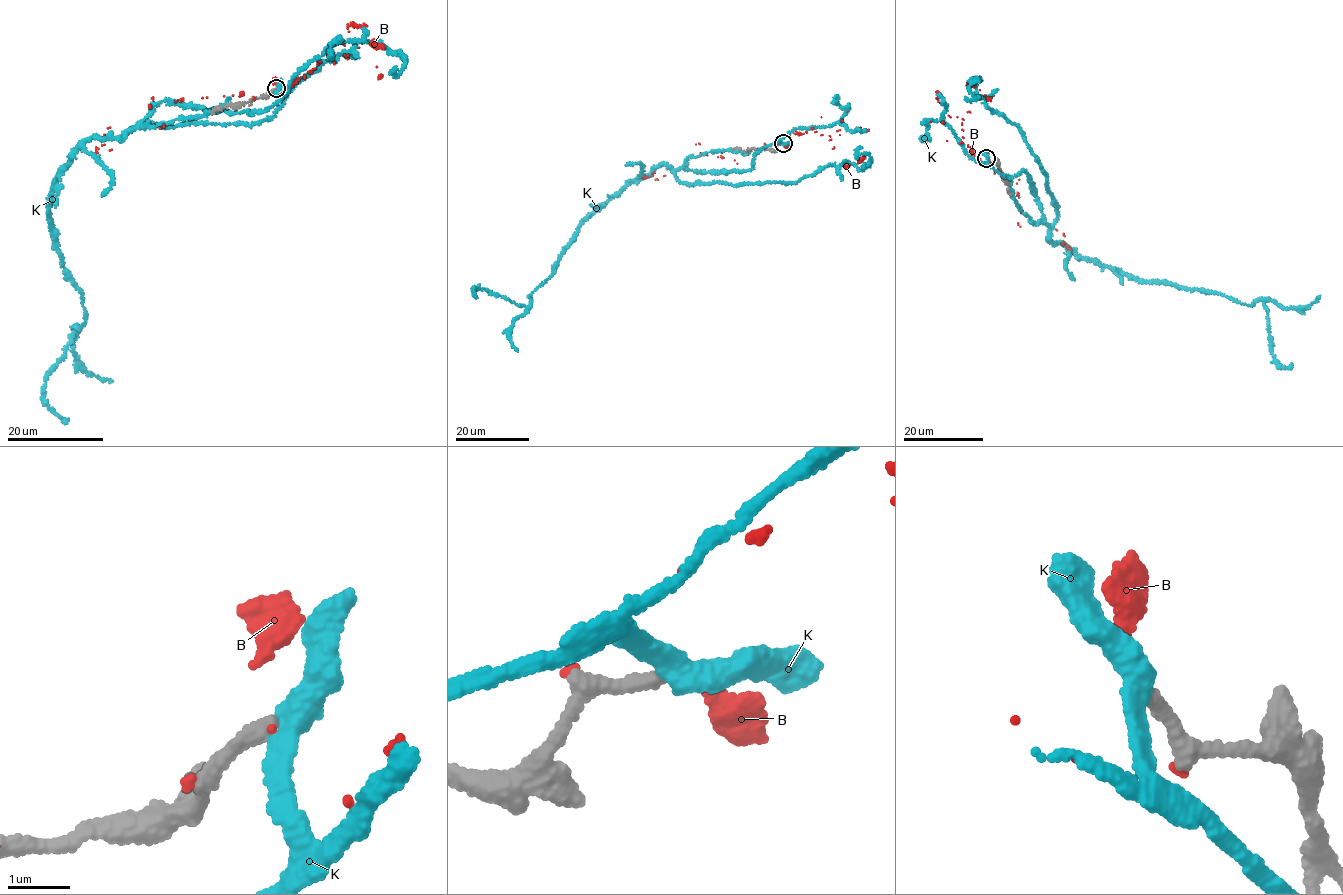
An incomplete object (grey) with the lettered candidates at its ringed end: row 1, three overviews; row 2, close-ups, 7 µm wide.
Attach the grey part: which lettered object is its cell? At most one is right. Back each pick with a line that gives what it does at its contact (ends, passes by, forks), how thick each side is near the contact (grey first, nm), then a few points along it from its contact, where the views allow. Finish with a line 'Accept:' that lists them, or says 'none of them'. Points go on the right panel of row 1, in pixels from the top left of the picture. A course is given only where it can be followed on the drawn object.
Accept: none of them

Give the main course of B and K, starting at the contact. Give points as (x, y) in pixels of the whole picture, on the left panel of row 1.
B: (275, 89), (281, 94), (270, 92), (253, 99), (242, 94), (179, 99), (149, 106), (97, 149), (96, 155)
K: (275, 89), (252, 113), (163, 100), (59, 168), (48, 210), (85, 317), (43, 393), (69, 419)

